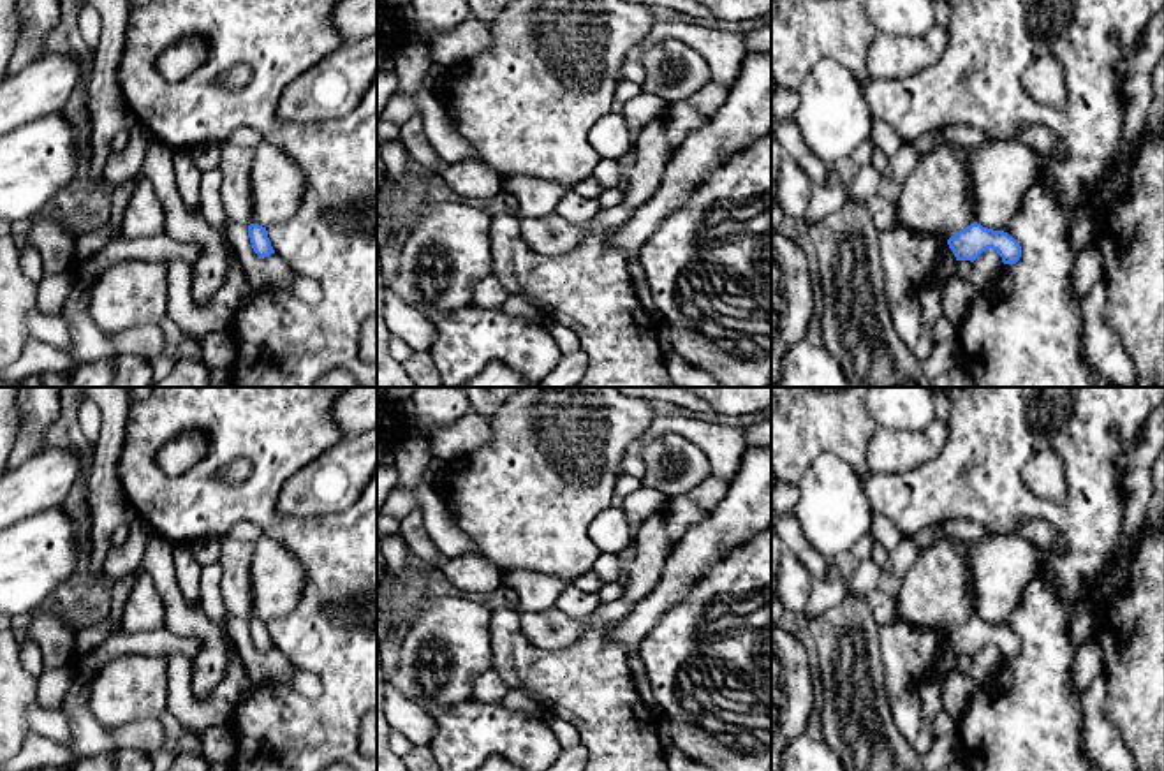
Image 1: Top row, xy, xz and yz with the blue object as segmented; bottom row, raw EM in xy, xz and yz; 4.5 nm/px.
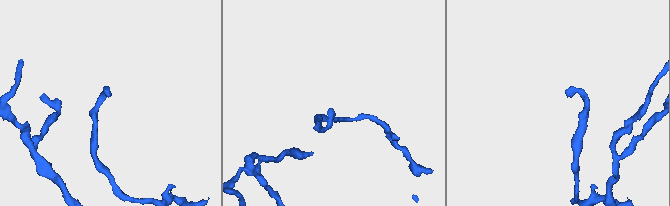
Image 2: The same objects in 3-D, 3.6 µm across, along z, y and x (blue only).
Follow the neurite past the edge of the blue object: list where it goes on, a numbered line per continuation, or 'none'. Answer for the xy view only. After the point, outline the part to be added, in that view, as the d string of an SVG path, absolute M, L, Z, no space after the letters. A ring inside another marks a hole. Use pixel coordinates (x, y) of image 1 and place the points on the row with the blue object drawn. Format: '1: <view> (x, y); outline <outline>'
none

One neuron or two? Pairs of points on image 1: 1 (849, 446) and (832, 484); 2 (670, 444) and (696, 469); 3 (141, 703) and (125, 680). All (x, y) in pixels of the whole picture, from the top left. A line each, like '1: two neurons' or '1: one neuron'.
1: two neurons
2: one neuron
3: one neuron

